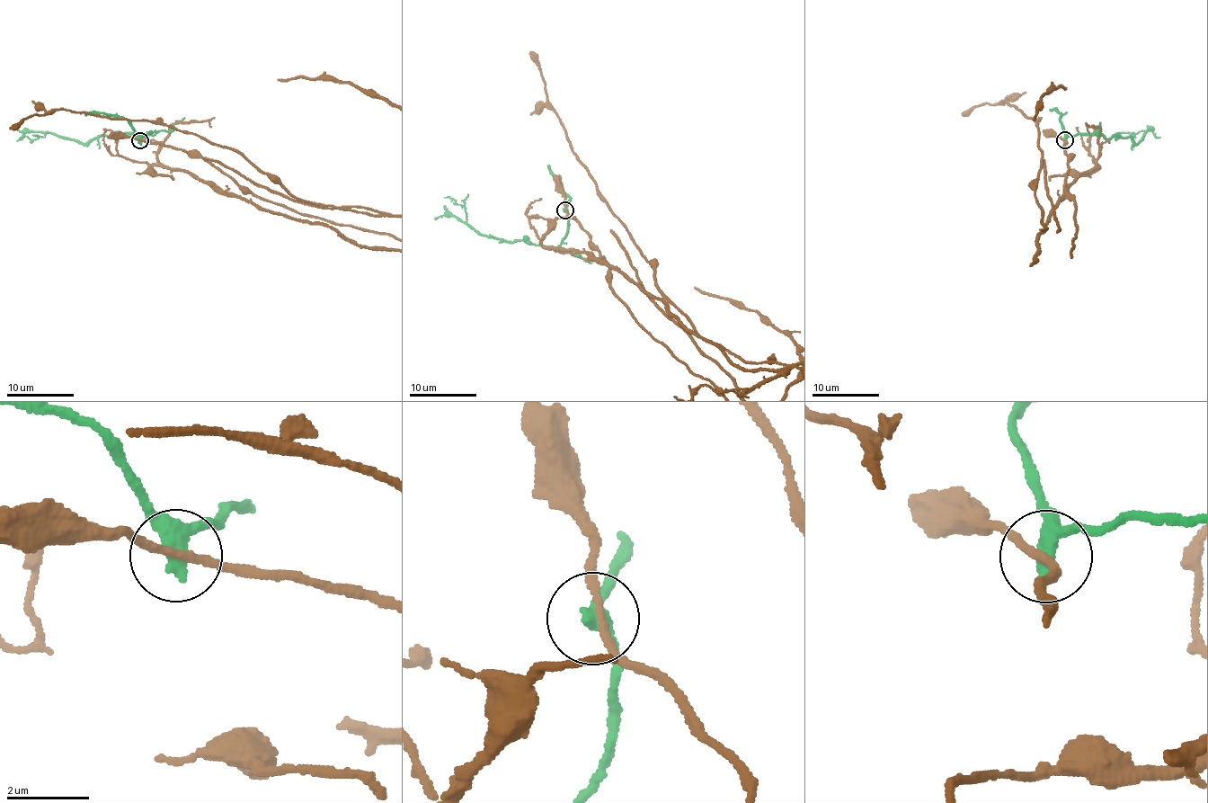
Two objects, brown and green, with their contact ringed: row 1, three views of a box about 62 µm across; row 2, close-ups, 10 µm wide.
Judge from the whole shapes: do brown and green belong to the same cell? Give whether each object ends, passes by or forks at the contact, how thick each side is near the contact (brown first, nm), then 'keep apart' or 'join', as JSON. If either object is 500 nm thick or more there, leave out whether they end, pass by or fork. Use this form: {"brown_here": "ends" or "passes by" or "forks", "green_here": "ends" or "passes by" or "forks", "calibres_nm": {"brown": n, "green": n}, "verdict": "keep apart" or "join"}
{"brown_here": "passes by", "green_here": "passes by", "calibres_nm": {"brown": 180, "green": 360}, "verdict": "keep apart"}

